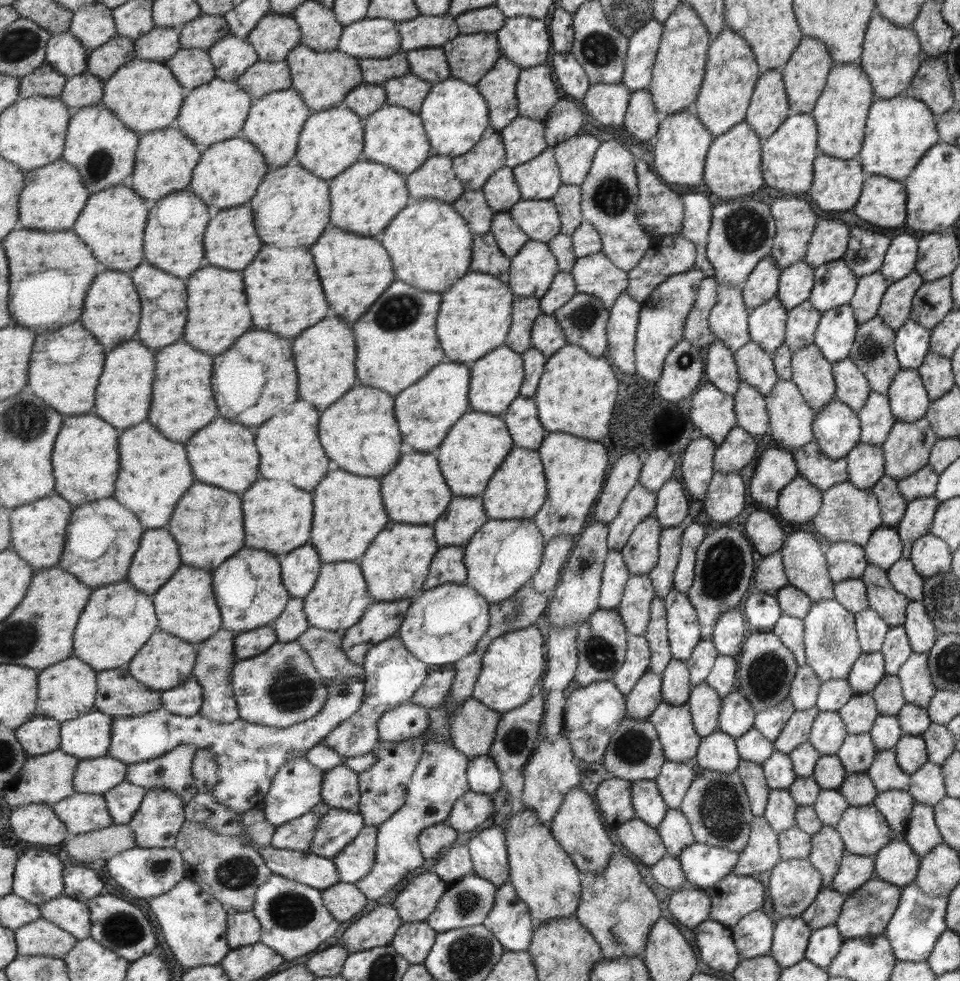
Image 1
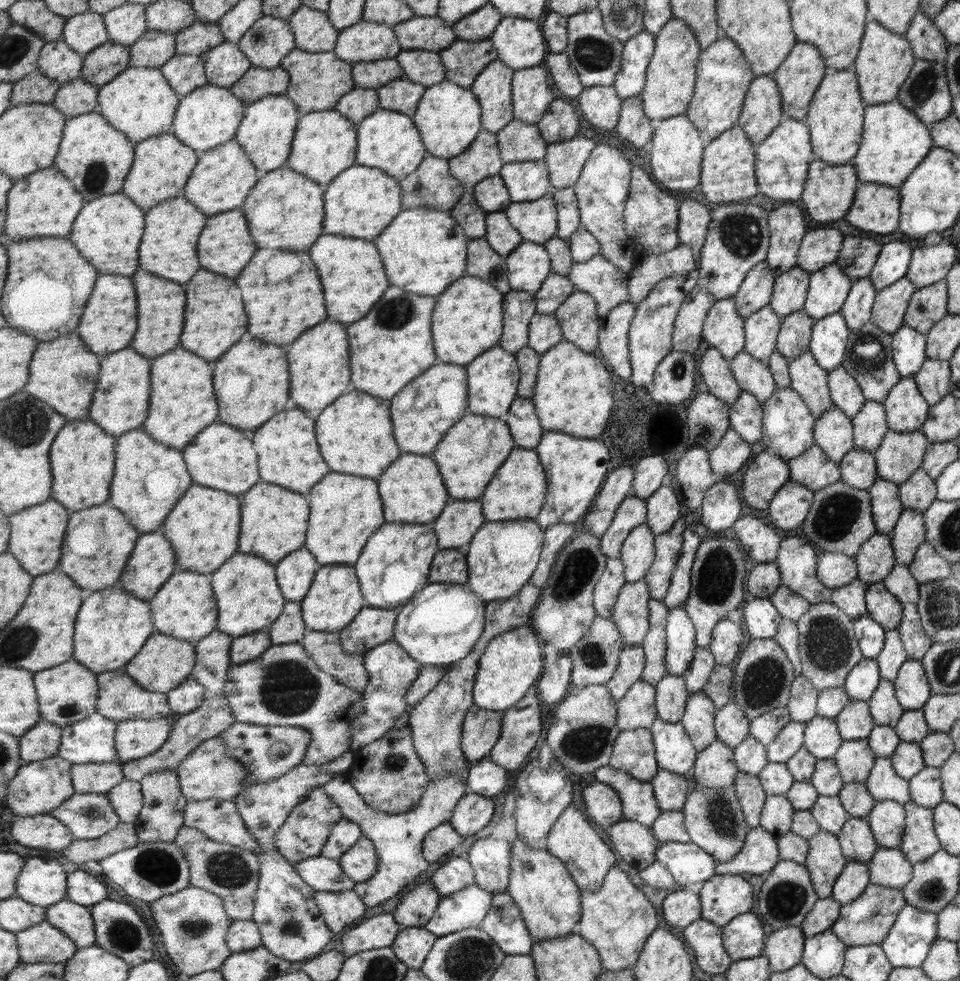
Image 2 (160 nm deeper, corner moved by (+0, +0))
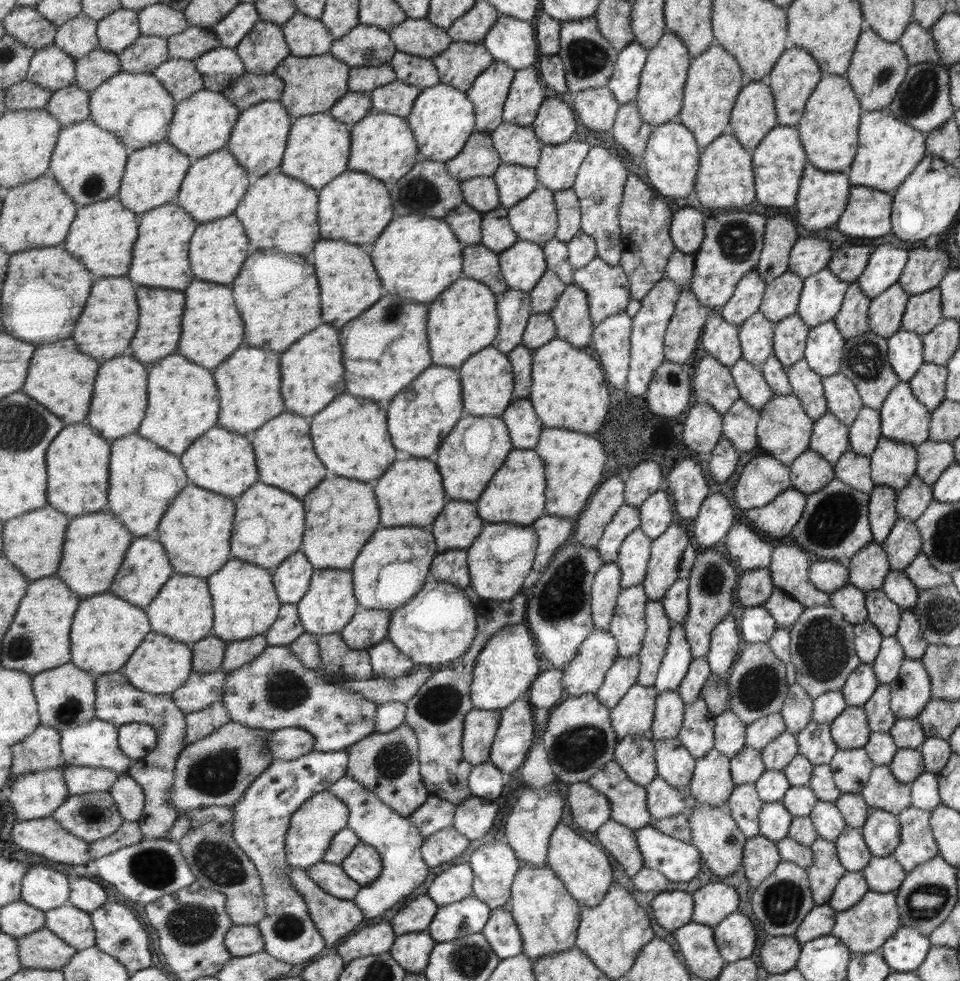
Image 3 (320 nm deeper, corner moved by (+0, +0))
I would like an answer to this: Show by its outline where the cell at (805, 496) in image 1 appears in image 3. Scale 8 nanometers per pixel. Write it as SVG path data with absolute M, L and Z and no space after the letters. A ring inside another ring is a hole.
M791 486L783 490L768 505L743 510L745 518L753 529L761 531L769 538L788 536L800 520L806 501L806 495Z

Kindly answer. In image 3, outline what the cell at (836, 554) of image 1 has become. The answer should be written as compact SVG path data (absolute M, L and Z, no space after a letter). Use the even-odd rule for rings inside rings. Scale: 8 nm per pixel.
M812 558L808 568L808 579L817 590L830 593L847 584L847 573L846 562Z

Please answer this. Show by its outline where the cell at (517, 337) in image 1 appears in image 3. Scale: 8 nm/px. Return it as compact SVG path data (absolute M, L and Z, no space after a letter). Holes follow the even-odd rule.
M509 289L497 294L500 315L500 333L493 347L509 354L524 341L524 332L532 312L532 298L529 292Z

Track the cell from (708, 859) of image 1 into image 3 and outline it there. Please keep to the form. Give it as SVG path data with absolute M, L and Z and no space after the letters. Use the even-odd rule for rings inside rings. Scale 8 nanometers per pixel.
M652 824L636 830L637 842L646 868L662 872L672 882L691 882L701 870L701 851L672 835L657 830Z

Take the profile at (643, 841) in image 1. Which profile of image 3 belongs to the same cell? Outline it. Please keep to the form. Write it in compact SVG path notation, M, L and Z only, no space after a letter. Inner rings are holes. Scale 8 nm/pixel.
M611 819L596 832L596 838L610 856L619 864L623 864L631 878L644 870L643 853L637 842L636 831L632 828Z

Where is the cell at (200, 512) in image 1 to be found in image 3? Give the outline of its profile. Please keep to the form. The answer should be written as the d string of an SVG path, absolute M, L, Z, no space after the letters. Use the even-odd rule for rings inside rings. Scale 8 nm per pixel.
M189 482L171 502L159 526L159 542L169 550L175 573L209 578L231 558L231 530L235 522L235 502L223 494Z

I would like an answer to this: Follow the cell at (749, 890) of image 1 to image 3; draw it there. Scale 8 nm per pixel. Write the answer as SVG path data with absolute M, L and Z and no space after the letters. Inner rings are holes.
M723 882L709 883L692 893L695 902L693 921L716 927L737 912L737 890Z

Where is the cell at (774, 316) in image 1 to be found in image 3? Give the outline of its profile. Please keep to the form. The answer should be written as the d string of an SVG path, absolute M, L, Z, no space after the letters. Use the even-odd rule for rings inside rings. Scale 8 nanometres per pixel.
M759 311L739 326L740 350L743 358L759 368L771 354L773 324Z

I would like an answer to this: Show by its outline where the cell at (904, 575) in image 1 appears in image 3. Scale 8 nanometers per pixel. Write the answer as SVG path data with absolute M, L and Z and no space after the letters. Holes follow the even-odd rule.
M890 570L882 582L880 589L886 597L896 604L901 611L911 611L915 606L918 589L910 583L904 572Z

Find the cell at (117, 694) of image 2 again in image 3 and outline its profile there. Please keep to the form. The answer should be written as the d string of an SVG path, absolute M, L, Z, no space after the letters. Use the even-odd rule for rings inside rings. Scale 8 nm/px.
M121 671L107 673L96 678L96 717L118 726L142 722L153 726L158 734L158 743L144 759L137 759L130 767L129 775L144 788L146 807L140 818L140 827L146 838L165 839L177 818L179 810L170 799L178 766L178 758L186 747L186 712L177 706L170 694L151 694L137 690Z

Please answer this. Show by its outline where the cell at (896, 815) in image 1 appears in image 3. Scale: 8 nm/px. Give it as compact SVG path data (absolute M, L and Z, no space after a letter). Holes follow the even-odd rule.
M869 809L860 833L872 856L892 854L899 842L898 817L881 809Z

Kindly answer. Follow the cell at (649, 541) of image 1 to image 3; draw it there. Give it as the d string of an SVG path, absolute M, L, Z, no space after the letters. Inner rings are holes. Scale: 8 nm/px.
M637 528L621 547L616 563L622 570L622 588L641 585L648 573L648 564L652 557L653 540Z

